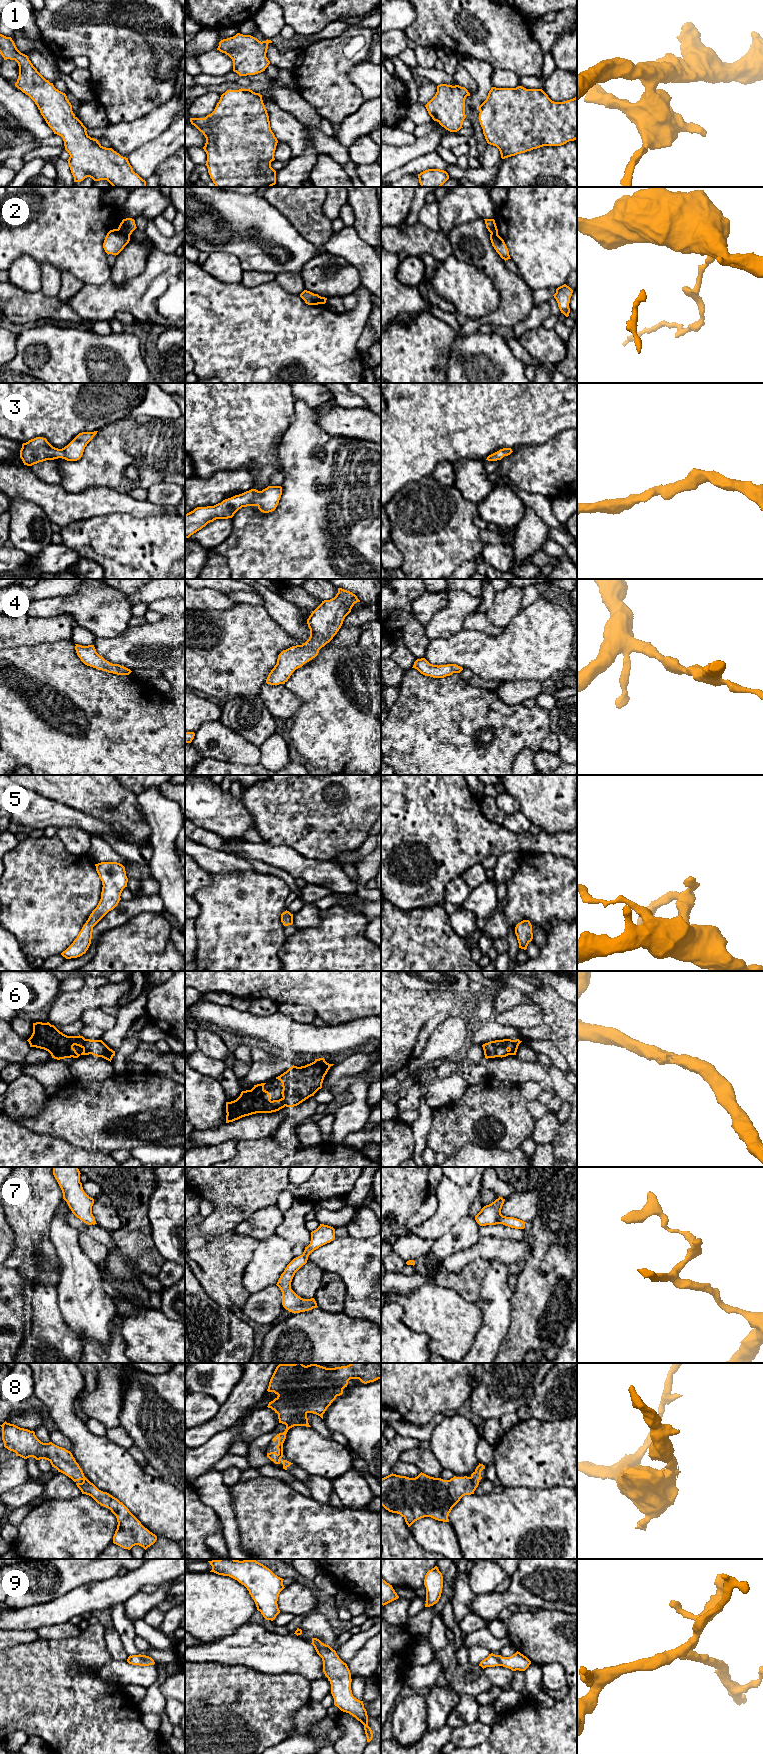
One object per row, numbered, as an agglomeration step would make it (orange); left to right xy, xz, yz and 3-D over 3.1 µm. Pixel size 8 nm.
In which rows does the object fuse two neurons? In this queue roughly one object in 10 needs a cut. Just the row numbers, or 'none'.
2

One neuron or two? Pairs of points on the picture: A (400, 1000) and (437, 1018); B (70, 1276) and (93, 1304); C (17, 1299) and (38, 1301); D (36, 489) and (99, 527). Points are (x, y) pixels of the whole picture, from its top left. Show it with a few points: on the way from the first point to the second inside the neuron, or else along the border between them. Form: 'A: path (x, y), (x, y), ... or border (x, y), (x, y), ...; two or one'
A: border (435, 1013), (421, 1028), (418, 1035); two
B: path (77, 1283), (80, 1286), (80, 1293), (86, 1299); one
C: border (23, 1277), (30, 1311), (29, 1324); two
D: border (108, 514), (73, 521), (63, 527); two

